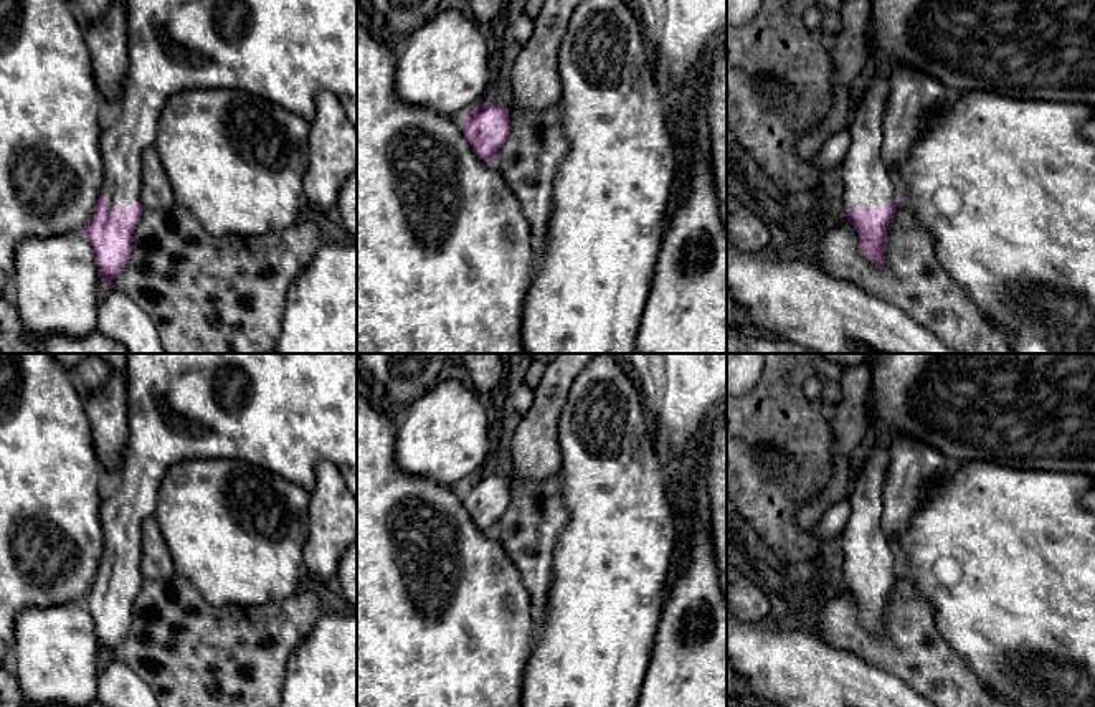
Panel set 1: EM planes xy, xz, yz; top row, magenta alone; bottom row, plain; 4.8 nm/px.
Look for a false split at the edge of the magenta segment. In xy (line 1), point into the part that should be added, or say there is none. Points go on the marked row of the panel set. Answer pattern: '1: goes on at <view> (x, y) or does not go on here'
1: goes on at xy (288, 52)

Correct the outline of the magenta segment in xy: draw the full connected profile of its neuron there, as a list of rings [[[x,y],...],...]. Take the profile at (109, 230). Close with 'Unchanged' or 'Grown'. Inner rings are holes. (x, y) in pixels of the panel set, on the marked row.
[[[127,0],[129,73],[117,112],[101,134],[104,183],[94,213],[84,228],[92,246],[102,287],[126,268],[132,235],[140,220],[142,154],[154,145],[162,109],[170,96],[187,89],[238,89],[261,96],[310,122],[322,91],[335,94],[357,127],[357,0]]]. Grown

